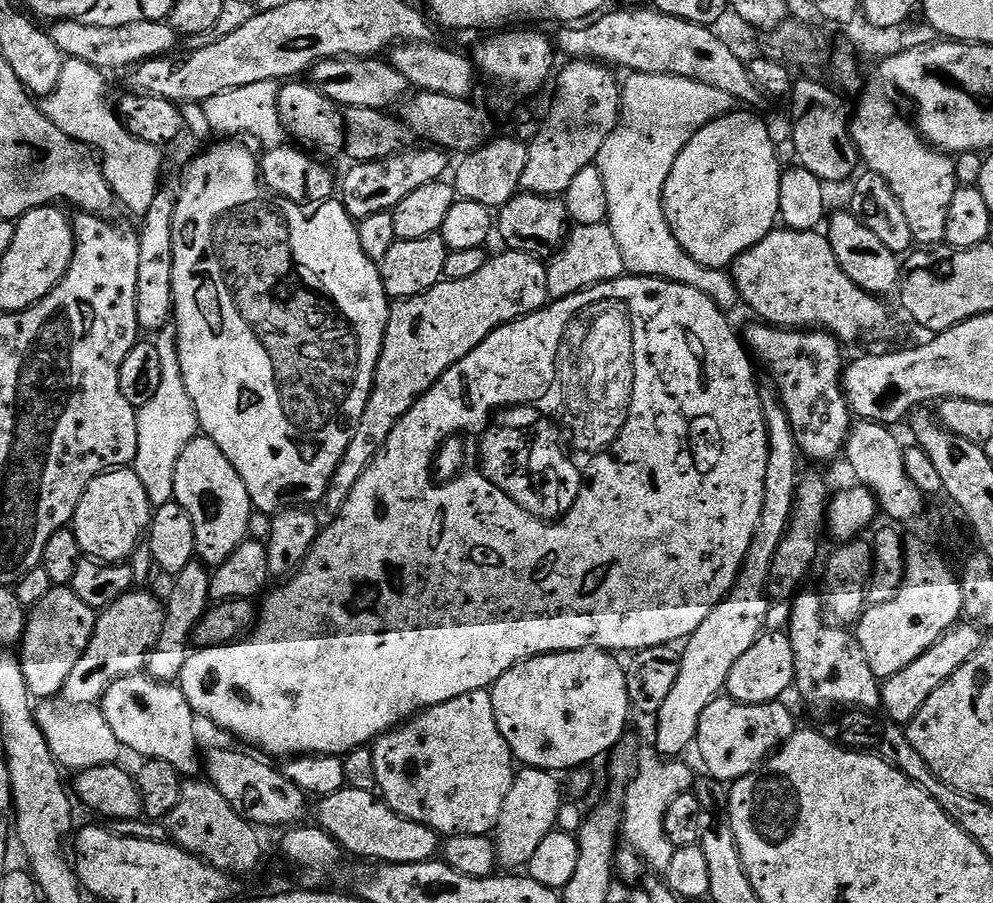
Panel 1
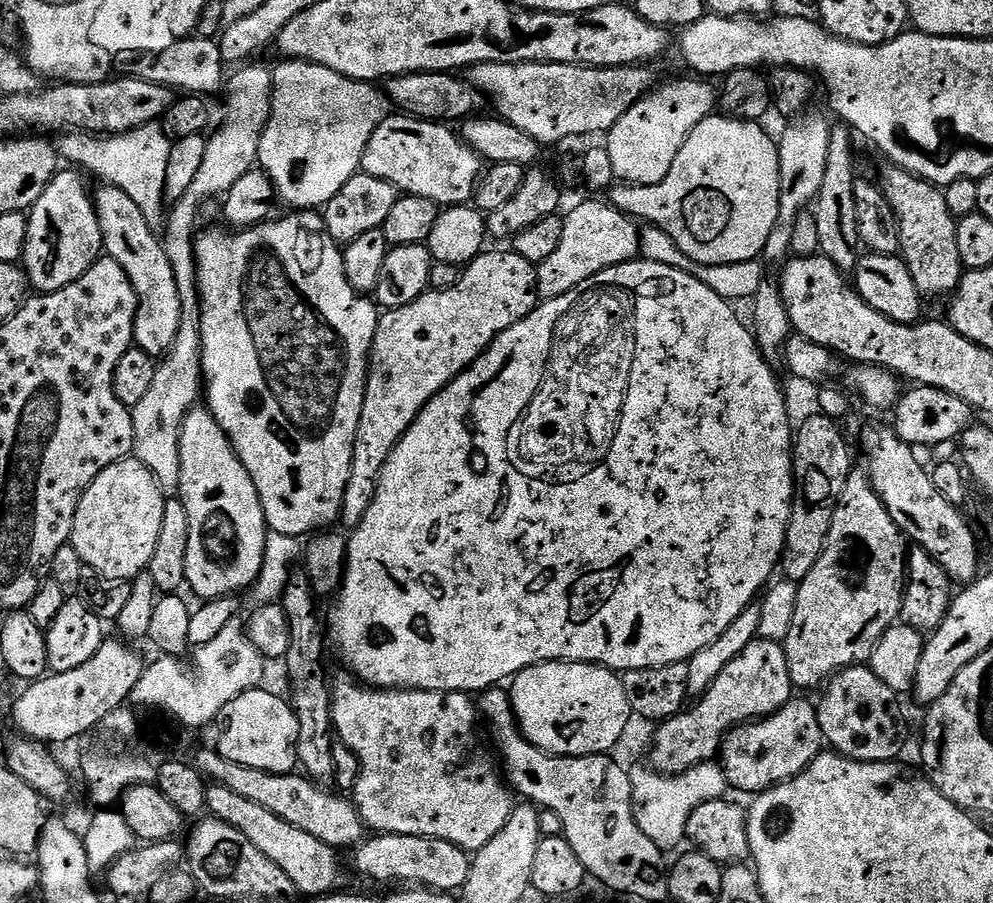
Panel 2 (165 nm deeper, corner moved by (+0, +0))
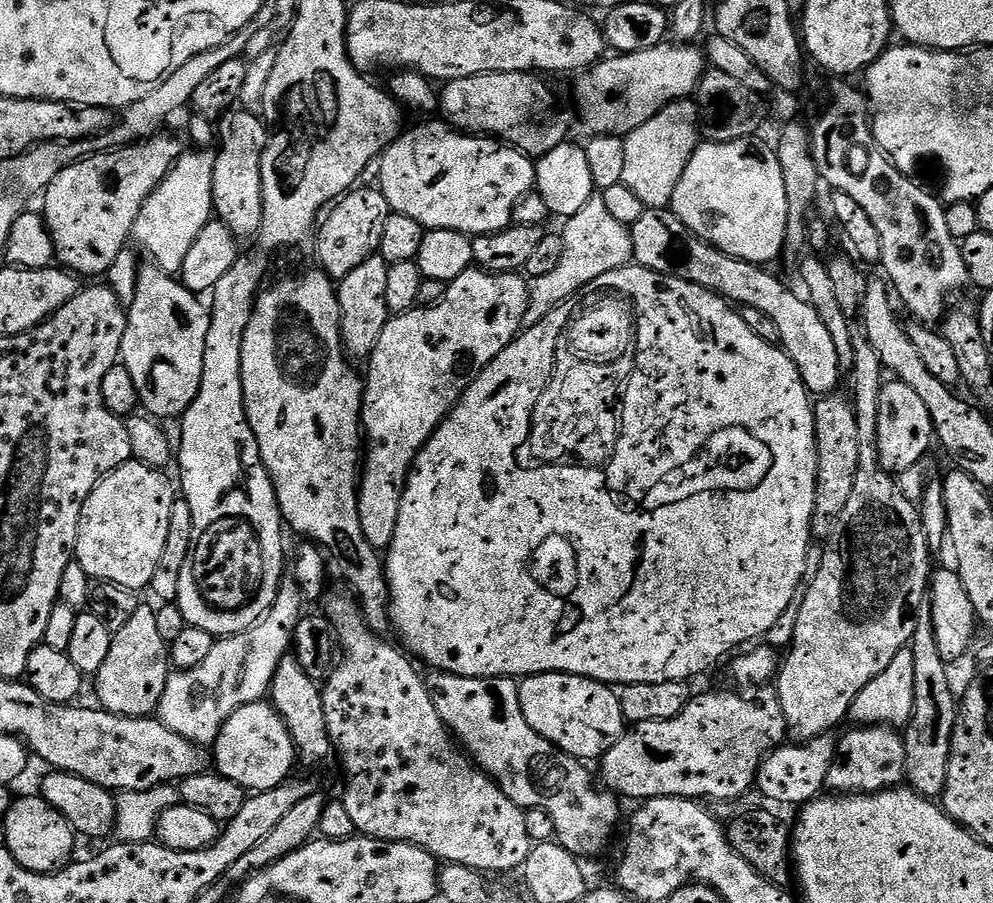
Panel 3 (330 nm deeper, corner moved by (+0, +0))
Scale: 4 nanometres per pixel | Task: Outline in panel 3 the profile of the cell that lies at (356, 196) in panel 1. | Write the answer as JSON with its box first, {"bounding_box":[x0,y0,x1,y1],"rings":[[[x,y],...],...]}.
{"bounding_box":[315,187,390,282],"rings":[[[353,187],[331,205],[330,211],[323,217],[324,225],[323,220],[319,225],[320,233],[319,228],[315,233],[316,260],[320,263],[317,265],[336,282],[344,280],[354,266],[362,266],[366,258],[379,253],[382,230],[390,215],[388,203],[379,187],[360,187]]]}

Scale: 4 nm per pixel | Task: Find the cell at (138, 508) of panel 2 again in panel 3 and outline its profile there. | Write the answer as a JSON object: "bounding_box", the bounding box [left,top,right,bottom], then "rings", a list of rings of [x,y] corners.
{"bounding_box":[74,462,178,590],"rings":[[[129,462],[118,466],[114,471],[108,473],[104,479],[96,484],[96,489],[86,498],[86,502],[82,506],[82,514],[80,515],[80,525],[78,526],[78,538],[76,539],[76,554],[74,560],[80,564],[85,574],[93,581],[103,582],[105,584],[117,584],[123,588],[131,588],[133,590],[147,589],[151,585],[154,574],[165,563],[164,551],[168,548],[168,535],[172,532],[172,507],[175,506],[176,500],[178,504],[178,496],[172,493],[172,484],[164,477],[165,473],[158,468],[151,468],[139,462]]]}

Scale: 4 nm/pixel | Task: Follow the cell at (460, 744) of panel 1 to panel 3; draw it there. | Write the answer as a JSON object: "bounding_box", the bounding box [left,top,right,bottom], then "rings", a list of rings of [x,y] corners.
{"bounding_box":[320,588,534,874],"rings":[[[336,588],[333,592],[331,589],[323,601],[323,604],[325,603],[324,609],[322,609],[323,615],[328,618],[336,631],[339,640],[339,651],[342,655],[336,660],[334,667],[328,672],[326,679],[323,681],[320,697],[322,698],[322,710],[326,714],[328,737],[333,740],[335,755],[337,757],[340,755],[340,760],[344,763],[344,772],[348,775],[348,789],[345,790],[344,796],[342,796],[342,802],[346,806],[346,811],[350,813],[350,819],[354,821],[357,833],[362,836],[373,836],[375,840],[417,844],[420,848],[426,849],[431,856],[436,857],[437,861],[461,864],[467,868],[474,868],[481,874],[512,872],[515,868],[516,871],[523,869],[534,843],[526,830],[525,809],[519,808],[513,800],[506,798],[504,791],[461,751],[452,733],[448,731],[447,726],[442,722],[438,710],[434,710],[434,702],[428,693],[425,677],[423,675],[420,677],[416,673],[415,666],[417,667],[417,665],[395,643],[393,643],[394,645],[387,644],[383,635],[372,631],[370,625],[364,620],[364,612],[360,609],[360,601],[356,599],[351,591],[341,588]]]}

